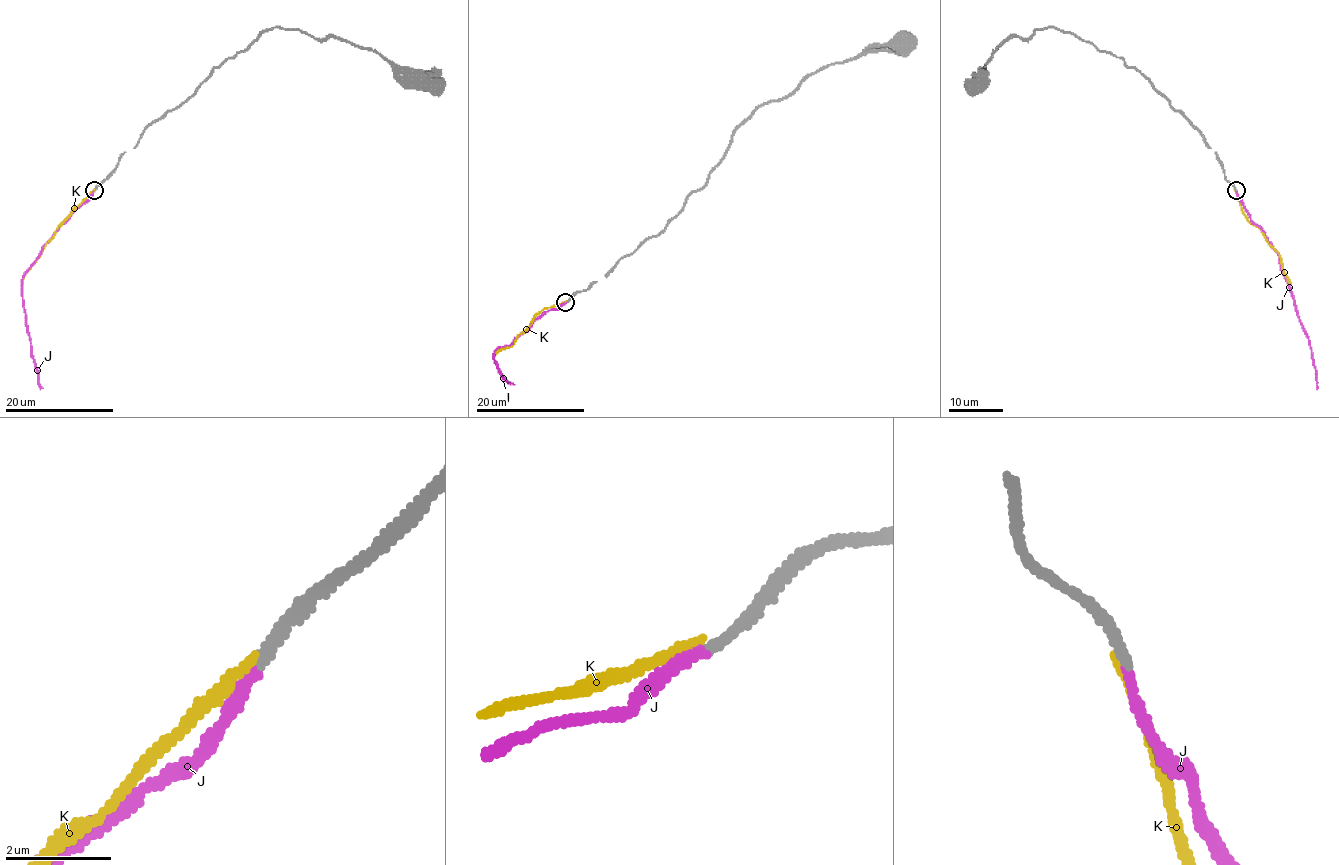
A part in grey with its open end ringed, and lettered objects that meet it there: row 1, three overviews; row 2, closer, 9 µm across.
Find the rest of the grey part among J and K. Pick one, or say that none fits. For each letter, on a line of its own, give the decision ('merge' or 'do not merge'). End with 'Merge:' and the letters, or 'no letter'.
J: merge
K: do not merge
Merge: J

